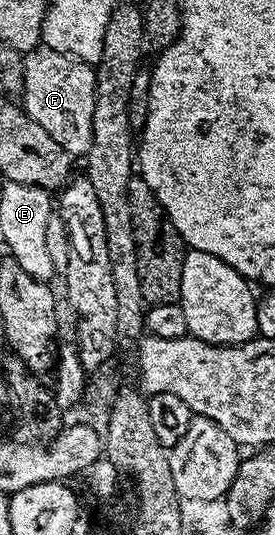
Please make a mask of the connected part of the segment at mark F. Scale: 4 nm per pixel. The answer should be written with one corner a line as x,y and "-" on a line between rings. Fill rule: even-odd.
44,44
24,55
21,63
20,105
69,155
88,155
95,116
95,88
97,71
88,62
72,58
70,54
55,52

